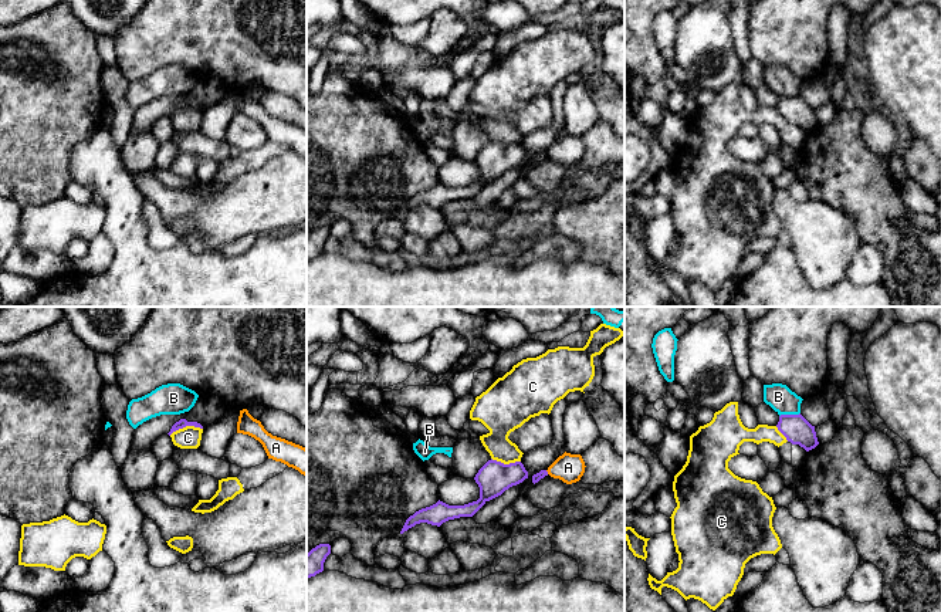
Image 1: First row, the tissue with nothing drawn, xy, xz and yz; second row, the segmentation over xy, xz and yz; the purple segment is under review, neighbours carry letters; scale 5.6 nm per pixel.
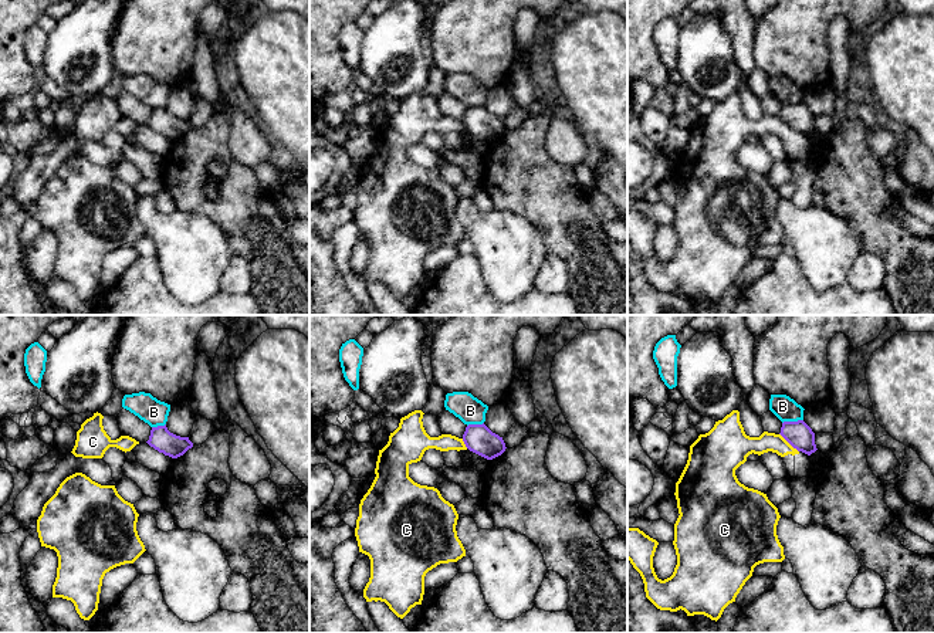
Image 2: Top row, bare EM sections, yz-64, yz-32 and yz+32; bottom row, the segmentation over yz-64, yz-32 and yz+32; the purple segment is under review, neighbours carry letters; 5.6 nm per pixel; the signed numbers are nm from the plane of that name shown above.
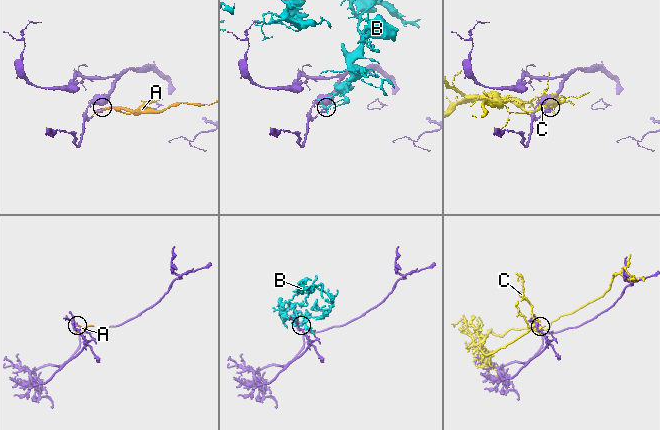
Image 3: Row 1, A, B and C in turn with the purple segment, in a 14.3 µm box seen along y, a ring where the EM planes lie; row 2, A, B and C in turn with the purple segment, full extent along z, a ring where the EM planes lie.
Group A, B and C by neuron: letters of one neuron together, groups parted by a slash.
A / B / C

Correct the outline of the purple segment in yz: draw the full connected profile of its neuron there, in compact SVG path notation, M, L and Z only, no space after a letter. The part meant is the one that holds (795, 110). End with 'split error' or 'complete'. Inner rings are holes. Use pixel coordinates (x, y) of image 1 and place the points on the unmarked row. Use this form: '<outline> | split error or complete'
M800 95L781 97L776 109L788 124L799 126L806 133L819 126L815 108L812 108Z | complete

